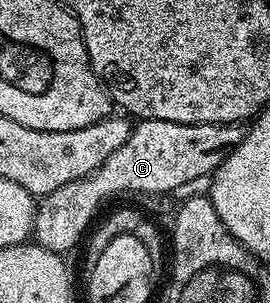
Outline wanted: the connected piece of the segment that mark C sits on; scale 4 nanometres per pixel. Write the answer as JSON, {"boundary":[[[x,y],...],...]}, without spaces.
{"boundary":[[[161,119],[140,120],[132,128],[129,139],[125,139],[125,143],[121,147],[117,147],[117,151],[113,151],[113,155],[109,155],[109,159],[105,159],[105,163],[101,163],[101,167],[97,167],[97,171],[93,171],[87,177],[77,179],[73,183],[67,183],[65,187],[59,187],[57,191],[53,191],[36,204],[34,244],[45,247],[54,253],[67,255],[67,252],[79,240],[79,244],[84,240],[85,234],[92,228],[93,222],[96,220],[95,212],[102,207],[106,197],[115,197],[118,193],[171,195],[174,188],[180,186],[181,183],[198,182],[198,177],[210,178],[219,168],[219,164],[241,144],[244,132],[242,124],[186,125],[185,123],[169,123]]]}

